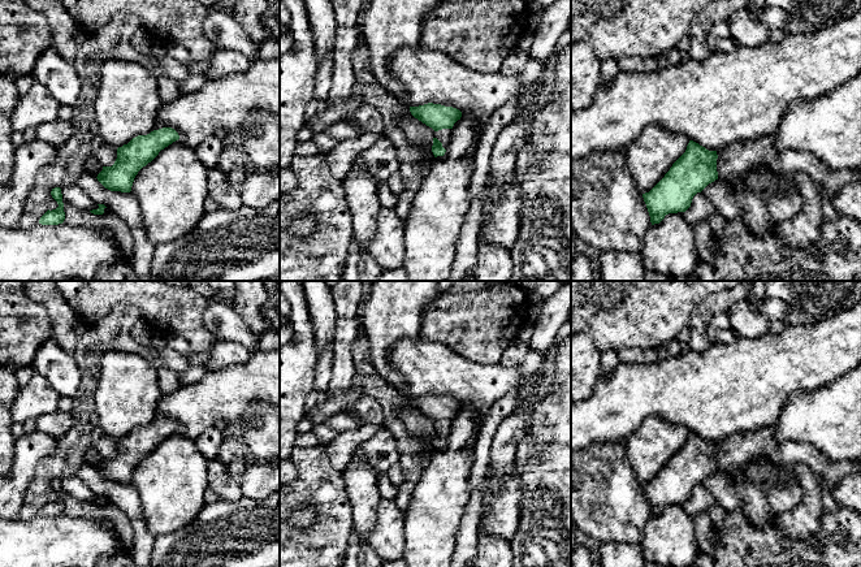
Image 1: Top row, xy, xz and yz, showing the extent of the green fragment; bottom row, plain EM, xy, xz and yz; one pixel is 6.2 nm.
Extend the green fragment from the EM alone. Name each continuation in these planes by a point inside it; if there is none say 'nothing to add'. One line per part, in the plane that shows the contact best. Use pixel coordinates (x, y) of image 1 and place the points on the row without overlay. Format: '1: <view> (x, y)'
1: xz (444, 427)

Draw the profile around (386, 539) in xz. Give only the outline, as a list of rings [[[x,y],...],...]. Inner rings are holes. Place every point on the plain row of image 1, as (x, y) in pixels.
[[[381,499],[377,506],[375,525],[367,537],[371,546],[382,560],[403,558],[404,518],[393,499]]]

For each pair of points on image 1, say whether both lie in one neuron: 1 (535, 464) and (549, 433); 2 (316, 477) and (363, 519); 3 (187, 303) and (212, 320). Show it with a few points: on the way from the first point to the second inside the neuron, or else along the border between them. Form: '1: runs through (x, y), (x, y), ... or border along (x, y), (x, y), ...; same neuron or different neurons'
1: runs through (543, 457), (546, 453), (548, 441); same neuron
2: border along (344, 479), (354, 526); different neurons
3: border along (207, 301), (203, 324), (216, 337); different neurons

